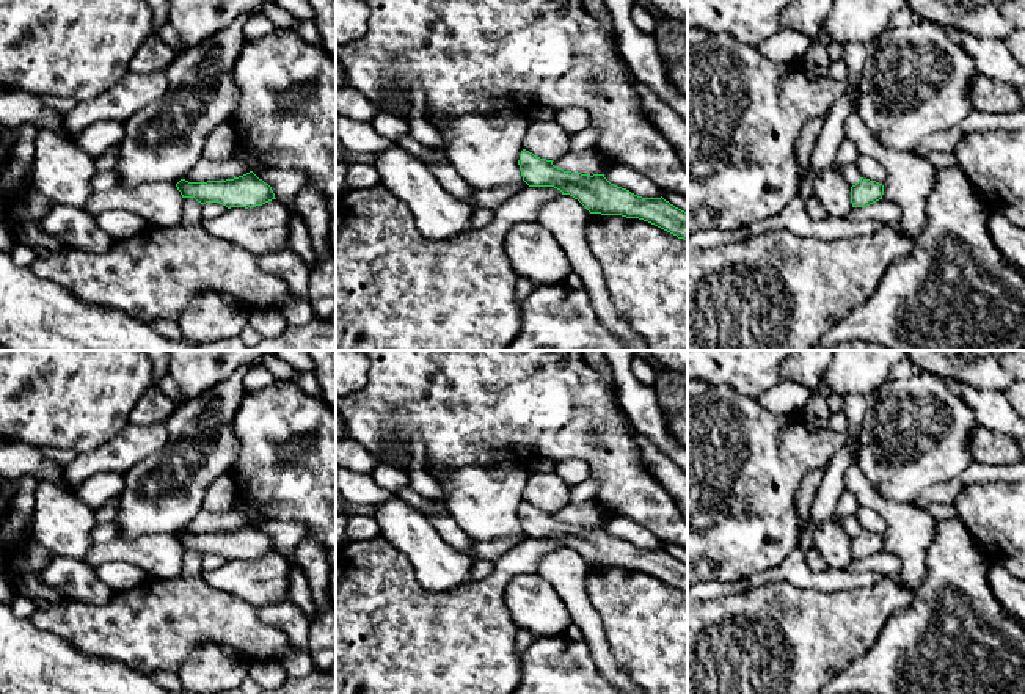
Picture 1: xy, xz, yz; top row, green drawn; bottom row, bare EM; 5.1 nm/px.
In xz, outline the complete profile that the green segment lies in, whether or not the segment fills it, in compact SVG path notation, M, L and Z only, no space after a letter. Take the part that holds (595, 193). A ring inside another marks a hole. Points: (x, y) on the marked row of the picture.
M523 149L520 171L529 187L554 187L578 199L590 214L622 215L648 221L678 239L688 240L688 212L661 198L642 198L611 184L604 174L564 171L553 160Z

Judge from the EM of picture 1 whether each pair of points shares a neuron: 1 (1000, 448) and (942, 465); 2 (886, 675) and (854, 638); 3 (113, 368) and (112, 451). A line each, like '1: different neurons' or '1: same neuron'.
1: different neurons
2: different neurons
3: different neurons

